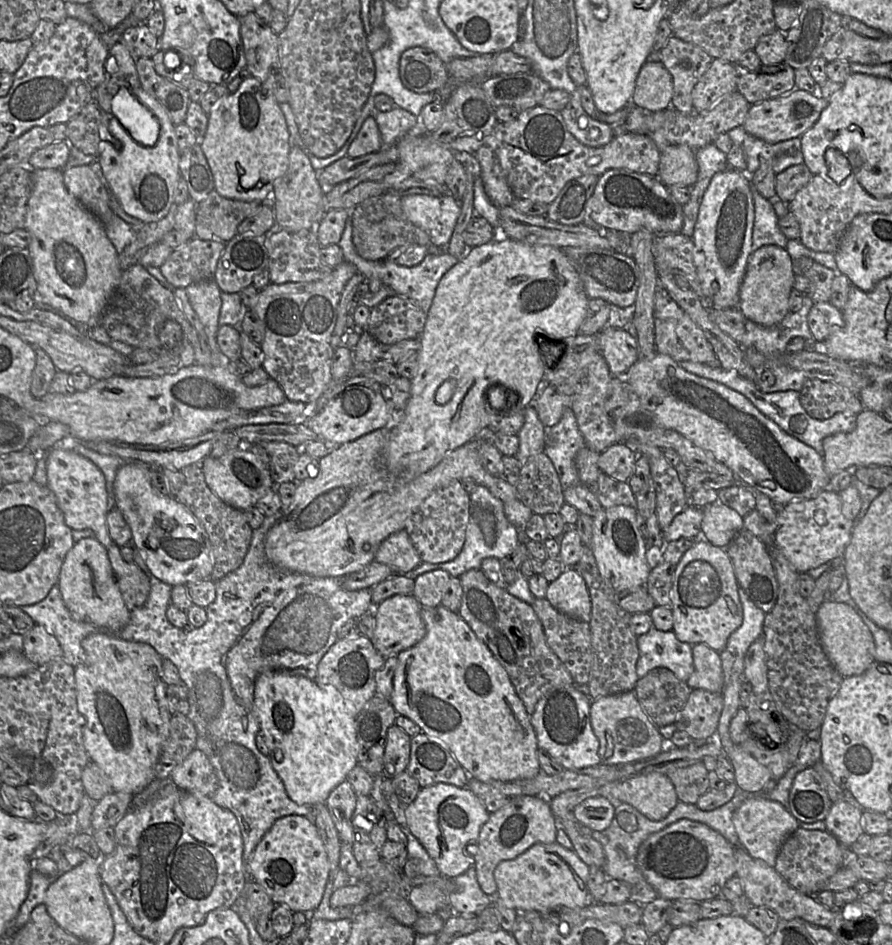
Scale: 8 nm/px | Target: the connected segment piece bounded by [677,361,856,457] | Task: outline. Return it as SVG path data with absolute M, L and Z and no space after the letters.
M691 361L677 362L686 371L697 376L719 382L744 395L761 413L775 422L784 432L815 449L823 457L823 440L839 432L852 432L856 428L856 415L839 412L832 417L818 420L808 415L800 403L800 392L794 390L774 393L761 392L754 381L740 376L735 370L710 367Z

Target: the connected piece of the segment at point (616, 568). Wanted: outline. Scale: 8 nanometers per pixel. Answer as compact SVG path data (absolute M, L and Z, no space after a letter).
M625 505L602 507L593 517L591 550L597 563L598 574L616 592L646 585L652 560L647 559L647 549L640 531L641 524L637 510Z

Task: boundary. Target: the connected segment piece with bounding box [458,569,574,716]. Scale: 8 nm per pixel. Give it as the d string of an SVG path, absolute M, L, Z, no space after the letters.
M481 569L468 570L458 578L462 586L462 599L458 614L506 670L529 716L533 714L537 702L548 692L556 688L573 685L574 681L570 673L548 646L542 623L530 604L495 585L484 575Z

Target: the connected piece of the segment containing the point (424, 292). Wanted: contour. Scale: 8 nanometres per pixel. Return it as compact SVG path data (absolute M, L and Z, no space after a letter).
M349 210L349 217L346 222L344 232L339 246L343 251L344 261L352 263L366 280L379 279L384 285L390 287L396 295L413 300L424 312L428 313L434 299L437 286L441 278L453 267L460 259L450 255L447 251L431 252L426 255L421 263L413 267L406 267L388 260L368 261L362 258L356 251L352 241L352 212Z

